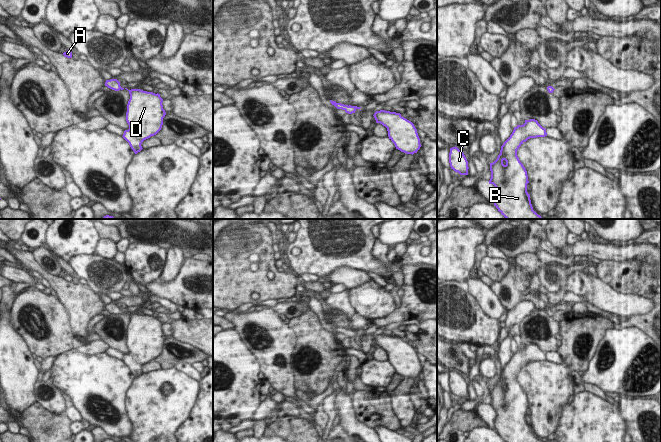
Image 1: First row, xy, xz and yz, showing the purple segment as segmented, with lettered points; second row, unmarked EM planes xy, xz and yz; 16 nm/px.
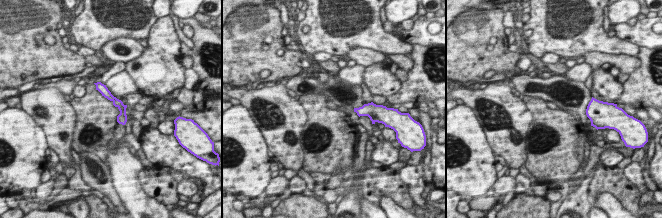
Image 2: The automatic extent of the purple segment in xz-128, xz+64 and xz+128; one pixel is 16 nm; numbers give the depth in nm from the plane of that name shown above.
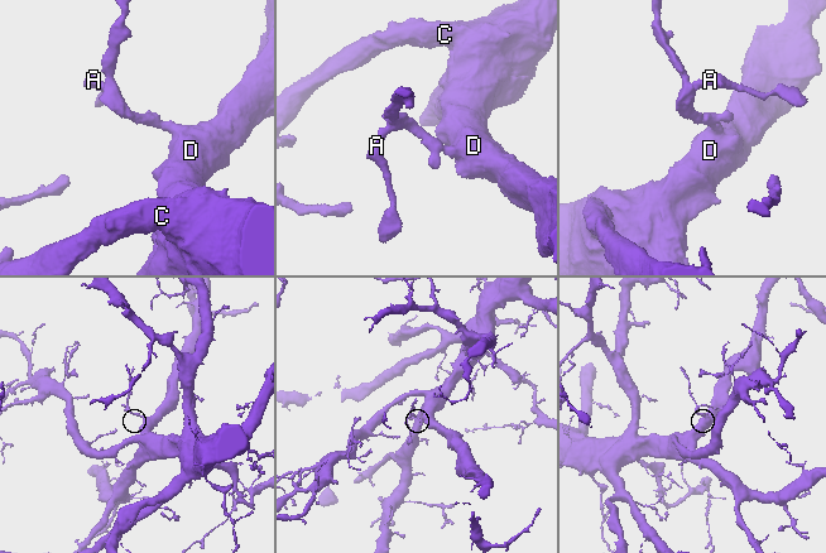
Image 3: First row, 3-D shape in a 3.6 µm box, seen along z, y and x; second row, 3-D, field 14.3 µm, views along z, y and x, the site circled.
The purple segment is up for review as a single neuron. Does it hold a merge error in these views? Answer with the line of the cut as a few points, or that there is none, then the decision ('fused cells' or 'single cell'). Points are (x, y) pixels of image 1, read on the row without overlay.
no cut; single cell

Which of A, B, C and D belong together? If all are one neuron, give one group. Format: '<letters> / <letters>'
A B C D

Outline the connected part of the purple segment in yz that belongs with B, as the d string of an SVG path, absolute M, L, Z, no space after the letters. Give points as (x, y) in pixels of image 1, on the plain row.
M525 344L523 349L517 349L510 361L501 370L497 383L490 387L491 402L489 408L496 412L494 430L505 442L542 442L532 431L530 418L527 416L528 399L525 391L517 380L519 371L530 362L547 360L546 353L537 344Z

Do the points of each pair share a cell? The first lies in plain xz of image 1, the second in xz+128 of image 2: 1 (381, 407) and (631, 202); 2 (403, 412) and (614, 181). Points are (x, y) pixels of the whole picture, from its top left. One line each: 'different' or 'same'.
1: same
2: different

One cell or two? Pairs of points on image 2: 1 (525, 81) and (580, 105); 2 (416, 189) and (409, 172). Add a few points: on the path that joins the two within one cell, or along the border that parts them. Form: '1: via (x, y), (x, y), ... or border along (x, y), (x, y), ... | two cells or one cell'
1: via (539, 84), (548, 94), (566, 106) | one cell
2: via (416, 185), (409, 176) | one cell

